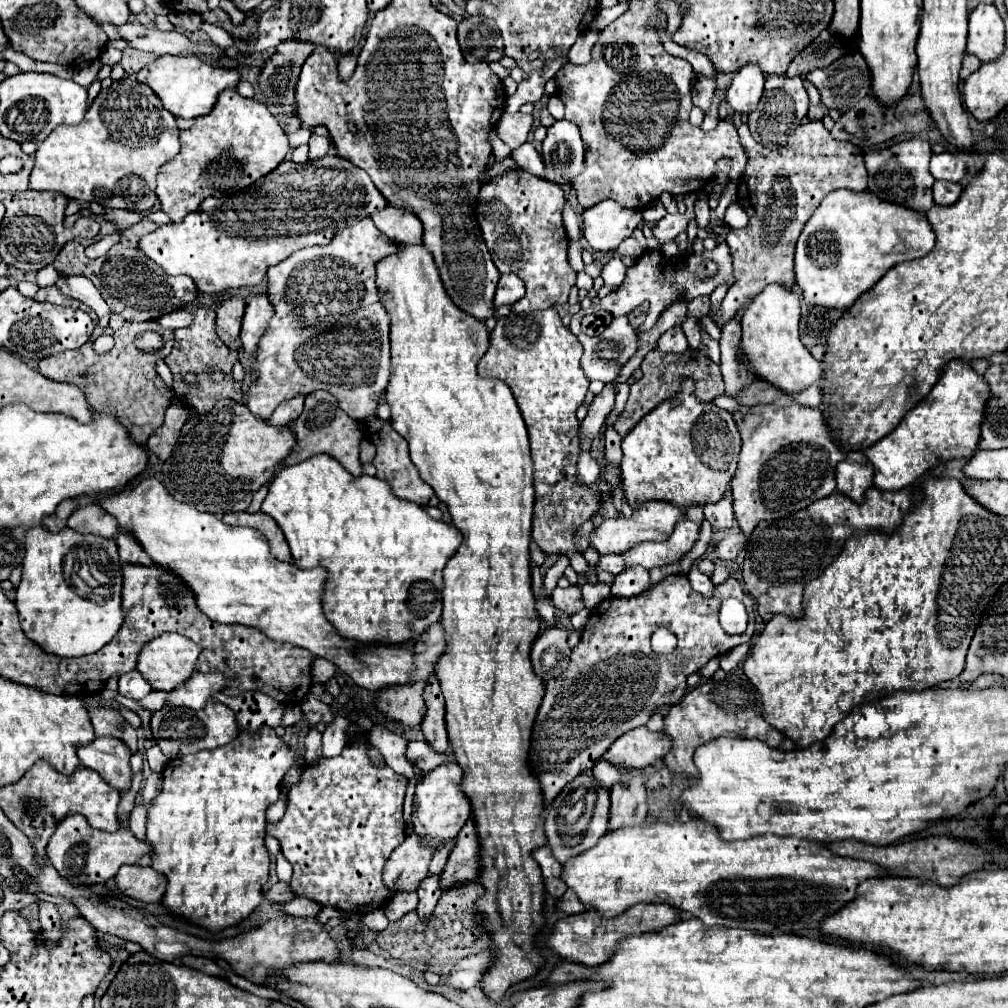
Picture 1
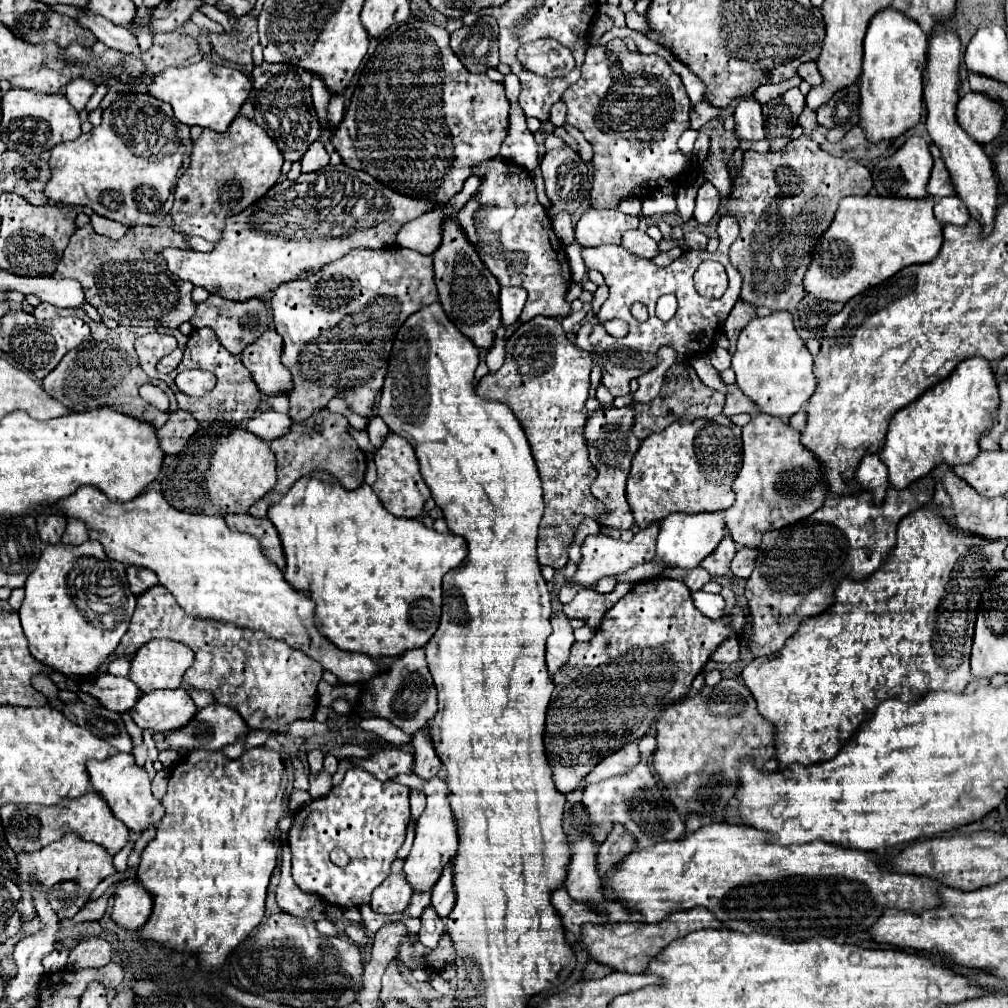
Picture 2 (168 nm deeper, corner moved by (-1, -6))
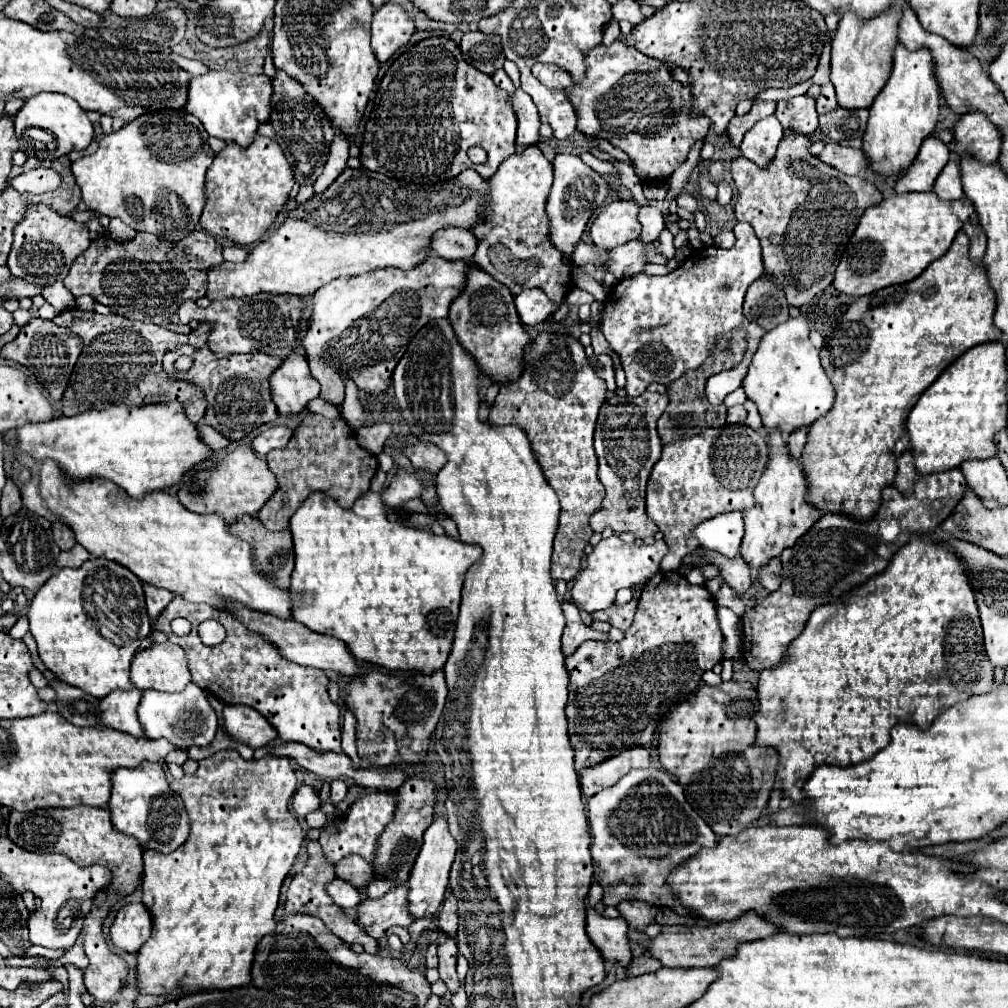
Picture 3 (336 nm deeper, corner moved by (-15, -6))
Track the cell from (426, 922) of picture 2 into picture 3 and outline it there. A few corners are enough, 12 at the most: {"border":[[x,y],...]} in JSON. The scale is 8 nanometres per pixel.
{"border":[[439,931],[437,957],[439,975],[455,993],[459,979],[455,973],[457,943]]}

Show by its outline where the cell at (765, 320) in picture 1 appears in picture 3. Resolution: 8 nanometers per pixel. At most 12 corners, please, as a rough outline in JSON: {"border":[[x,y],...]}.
{"border":[[805,317],[767,331],[743,389],[791,433],[835,403]]}

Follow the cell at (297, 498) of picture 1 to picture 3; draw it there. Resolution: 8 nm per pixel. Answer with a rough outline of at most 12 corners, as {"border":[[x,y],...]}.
{"border":[[313,491],[295,621],[355,659],[441,669],[479,545]]}

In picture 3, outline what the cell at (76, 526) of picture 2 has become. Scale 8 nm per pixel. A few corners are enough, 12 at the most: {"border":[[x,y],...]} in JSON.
{"border":[[79,543],[61,551],[57,567],[79,567],[91,555]]}

